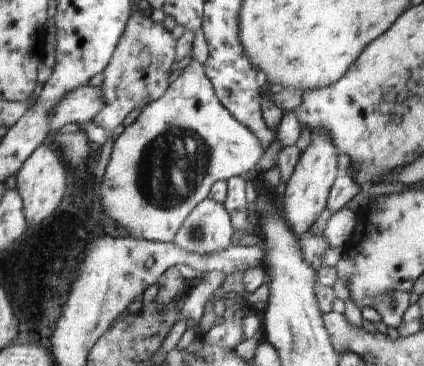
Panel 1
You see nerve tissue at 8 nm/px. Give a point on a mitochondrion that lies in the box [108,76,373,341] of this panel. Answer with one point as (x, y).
(173, 163)

